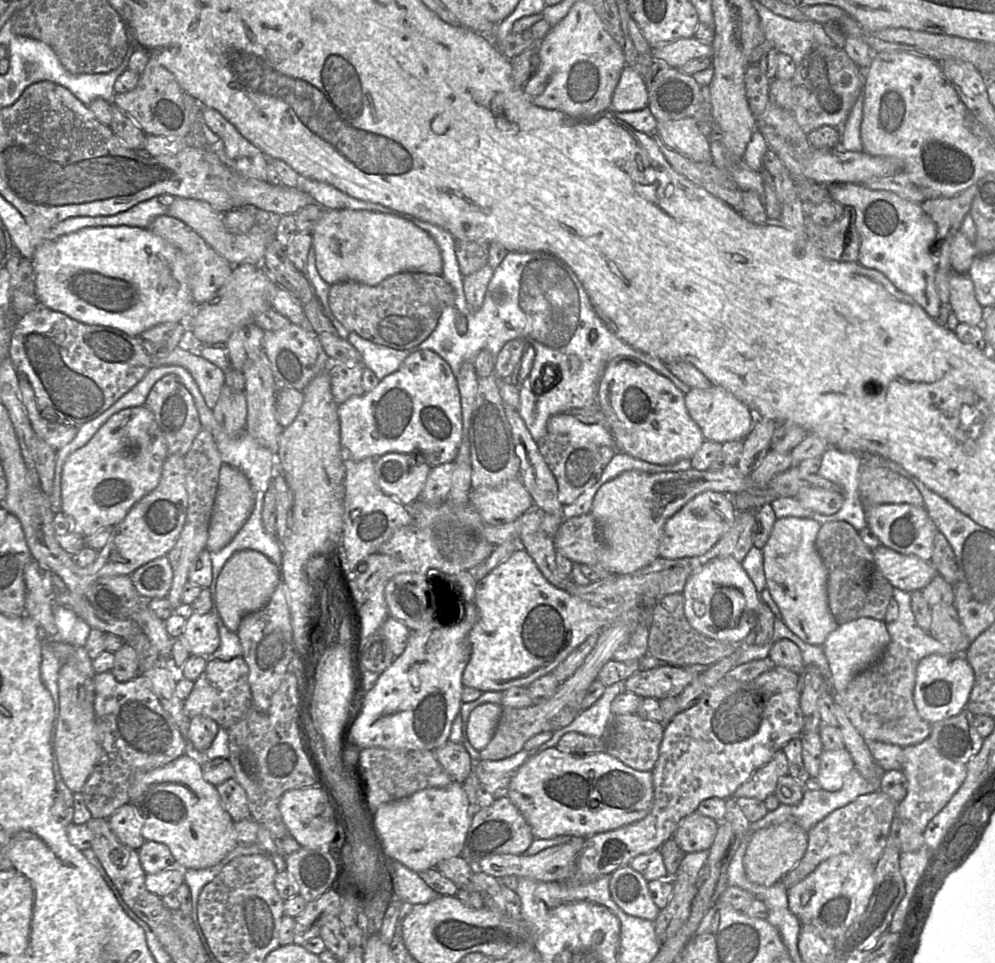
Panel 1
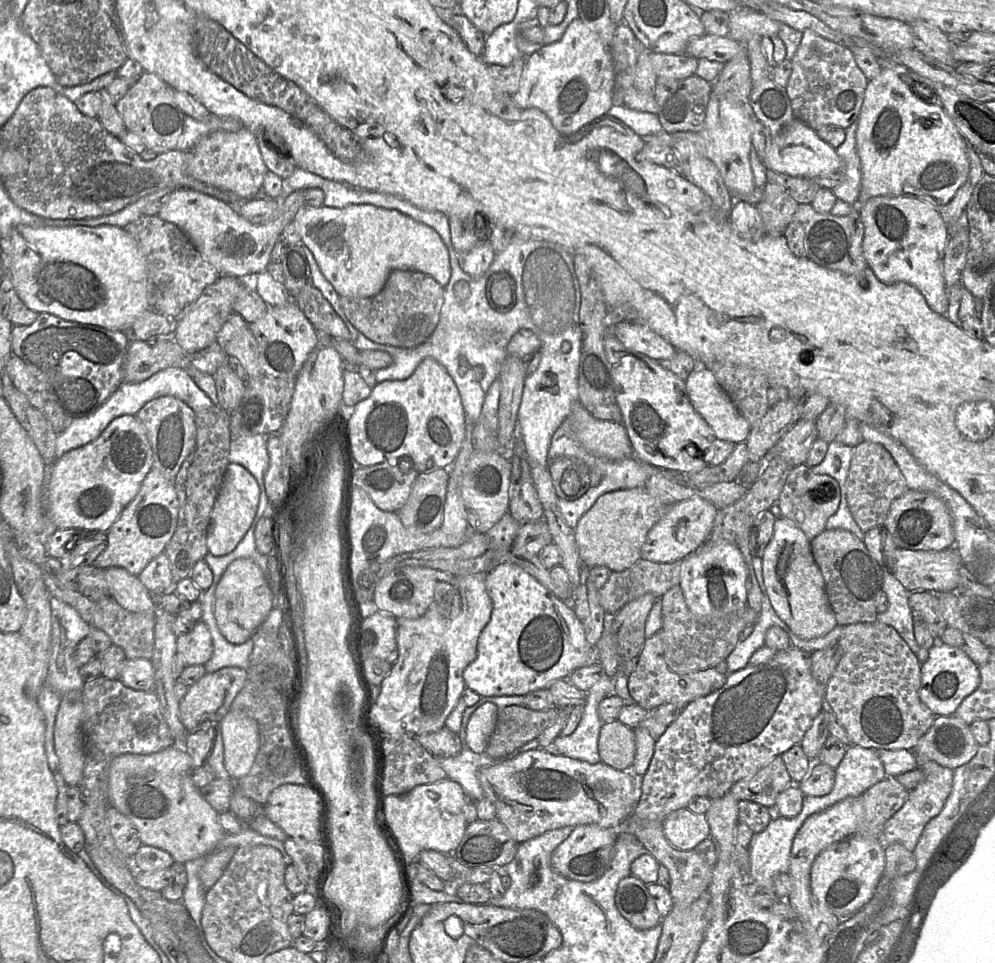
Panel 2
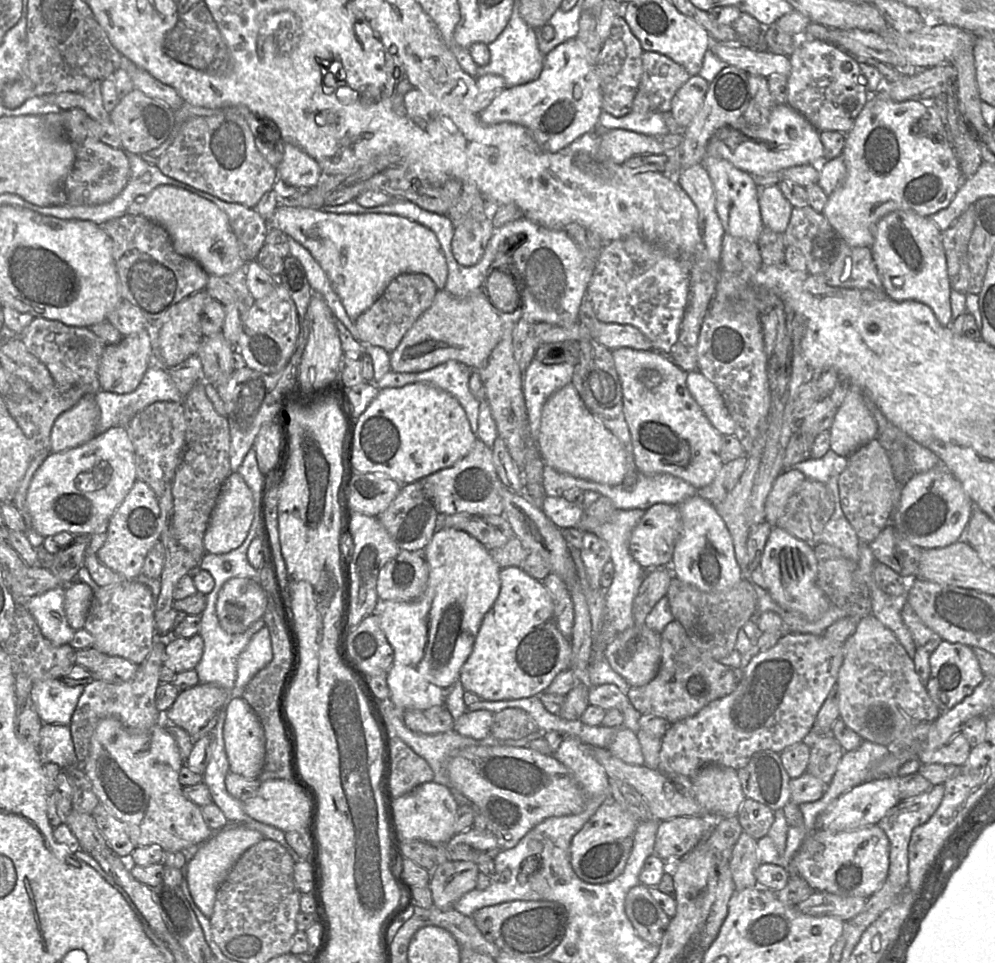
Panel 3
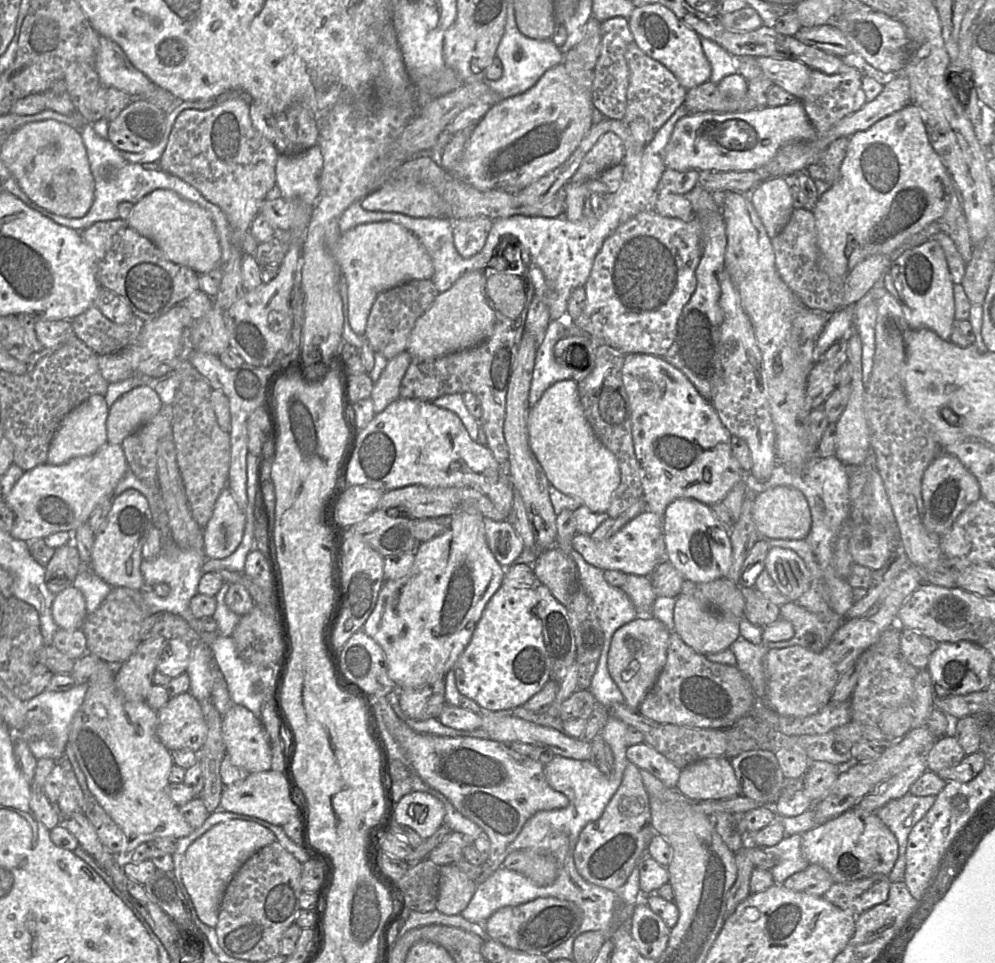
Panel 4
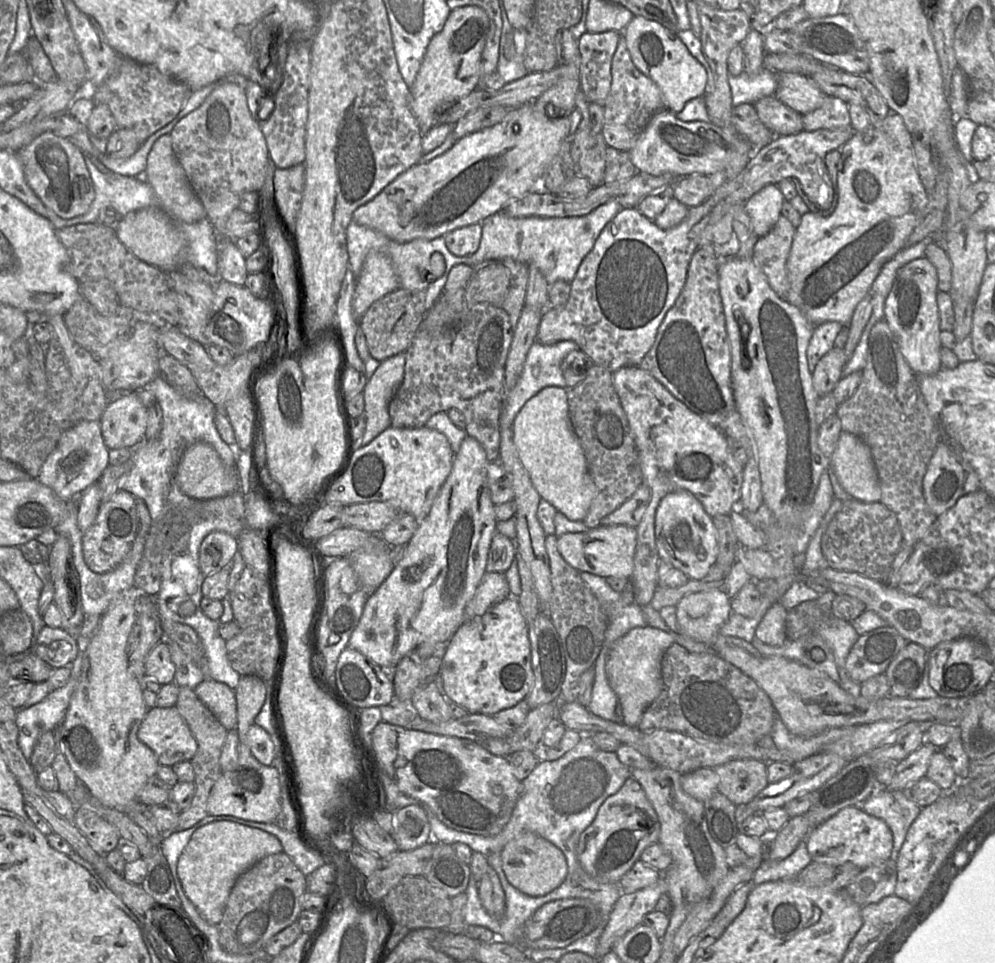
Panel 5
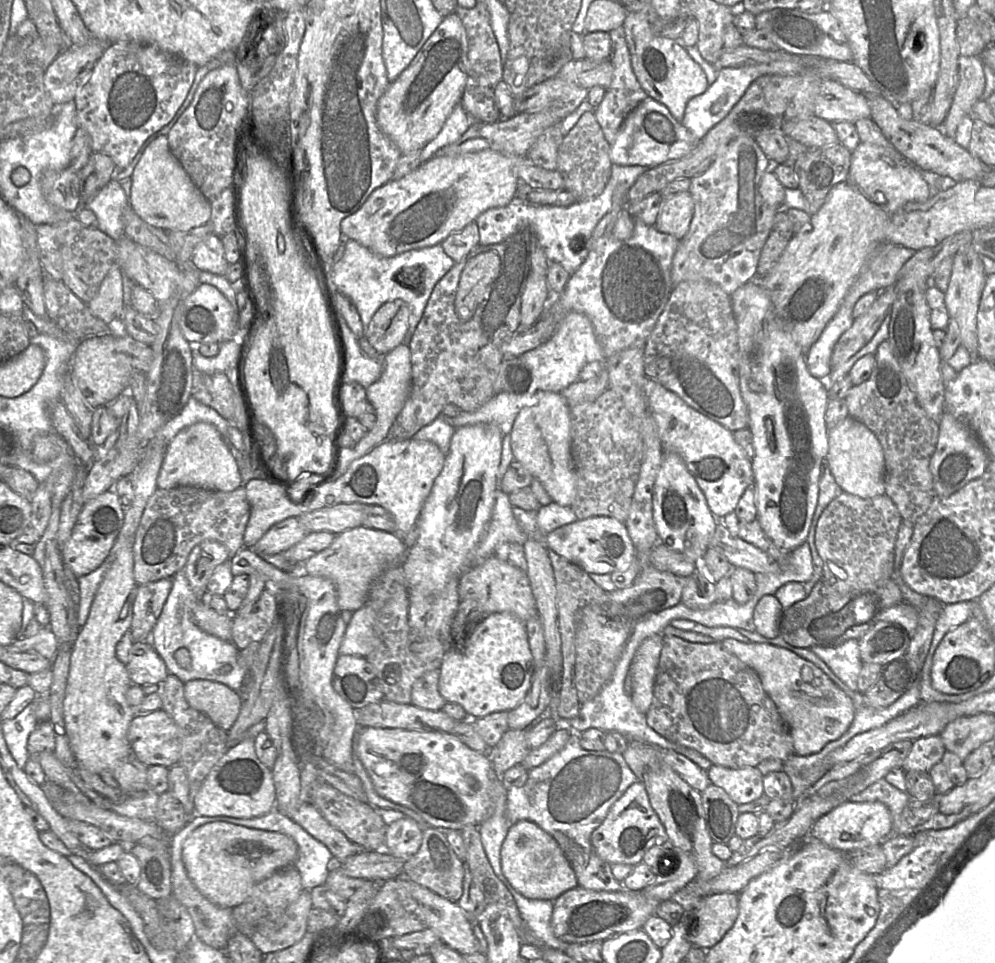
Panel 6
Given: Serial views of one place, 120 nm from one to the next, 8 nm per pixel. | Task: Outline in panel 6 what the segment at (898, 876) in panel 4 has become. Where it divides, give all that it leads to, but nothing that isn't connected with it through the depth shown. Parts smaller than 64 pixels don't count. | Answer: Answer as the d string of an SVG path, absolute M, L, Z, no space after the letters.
M885 778L874 782L859 794L851 797L851 802L881 802L887 806L892 817L900 814L908 804L910 796L890 783Z

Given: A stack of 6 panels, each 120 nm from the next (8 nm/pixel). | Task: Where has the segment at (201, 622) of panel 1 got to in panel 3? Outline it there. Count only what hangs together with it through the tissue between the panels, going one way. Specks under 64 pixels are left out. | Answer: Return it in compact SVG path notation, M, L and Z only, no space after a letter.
M200 634L191 637L171 637L165 647L163 665L179 674L194 669L199 663L204 650Z

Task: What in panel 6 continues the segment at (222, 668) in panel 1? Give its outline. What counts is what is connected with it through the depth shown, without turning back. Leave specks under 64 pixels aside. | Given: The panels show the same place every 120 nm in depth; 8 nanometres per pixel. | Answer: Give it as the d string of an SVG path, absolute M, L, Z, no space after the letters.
M162 709L136 714L129 724L127 738L136 758L147 767L159 765L170 769L180 762L180 729Z

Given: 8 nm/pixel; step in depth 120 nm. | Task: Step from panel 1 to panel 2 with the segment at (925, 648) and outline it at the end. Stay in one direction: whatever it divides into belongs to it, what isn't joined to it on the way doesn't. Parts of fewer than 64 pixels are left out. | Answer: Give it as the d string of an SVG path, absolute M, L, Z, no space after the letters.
M878 564L884 570L883 592L888 599L888 608L877 615L877 621L894 628L916 655L919 646L914 636L913 615L908 603L910 592L897 581L887 564Z

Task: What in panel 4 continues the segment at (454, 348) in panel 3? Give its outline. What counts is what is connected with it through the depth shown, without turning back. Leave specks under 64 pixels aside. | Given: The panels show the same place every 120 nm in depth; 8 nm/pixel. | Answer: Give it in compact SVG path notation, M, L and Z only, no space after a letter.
M485 270L463 274L453 286L439 293L425 313L416 321L410 334L407 352L412 359L432 359L473 348L493 332L495 313L485 295Z

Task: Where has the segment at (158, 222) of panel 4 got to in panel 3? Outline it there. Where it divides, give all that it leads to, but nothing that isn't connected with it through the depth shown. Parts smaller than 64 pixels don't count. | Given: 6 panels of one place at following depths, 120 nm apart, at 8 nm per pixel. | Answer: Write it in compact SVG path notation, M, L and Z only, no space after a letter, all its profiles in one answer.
M170 185L155 188L142 205L141 215L160 224L171 237L174 250L182 256L197 261L209 275L223 276L242 269L247 262L241 257L240 248L227 215L213 202L192 192Z

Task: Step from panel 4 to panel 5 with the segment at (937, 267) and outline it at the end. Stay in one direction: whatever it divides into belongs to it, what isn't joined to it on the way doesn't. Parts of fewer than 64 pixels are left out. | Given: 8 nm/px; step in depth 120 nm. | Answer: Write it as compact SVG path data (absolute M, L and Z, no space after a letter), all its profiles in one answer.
M923 256L910 261L898 270L885 300L884 319L897 338L902 355L916 375L932 375L941 369L938 291L937 270Z

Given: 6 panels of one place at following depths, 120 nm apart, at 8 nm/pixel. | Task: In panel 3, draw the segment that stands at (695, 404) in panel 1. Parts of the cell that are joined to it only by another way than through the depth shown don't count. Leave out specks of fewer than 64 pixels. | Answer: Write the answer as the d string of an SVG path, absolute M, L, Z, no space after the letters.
M700 371L687 372L687 387L711 424L722 435L734 435L735 423L716 388Z

